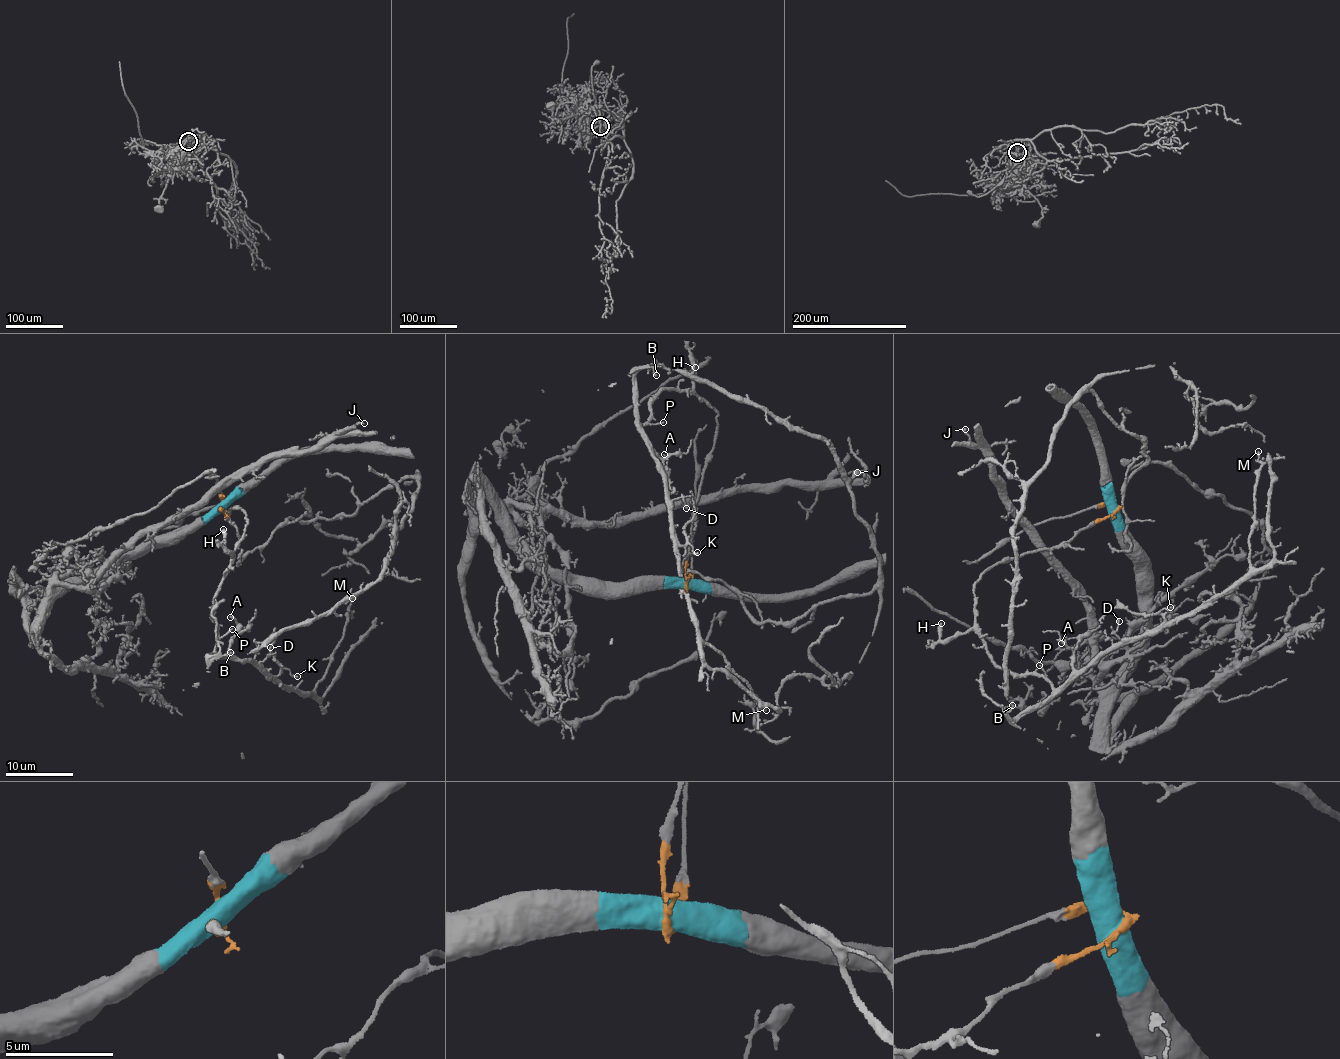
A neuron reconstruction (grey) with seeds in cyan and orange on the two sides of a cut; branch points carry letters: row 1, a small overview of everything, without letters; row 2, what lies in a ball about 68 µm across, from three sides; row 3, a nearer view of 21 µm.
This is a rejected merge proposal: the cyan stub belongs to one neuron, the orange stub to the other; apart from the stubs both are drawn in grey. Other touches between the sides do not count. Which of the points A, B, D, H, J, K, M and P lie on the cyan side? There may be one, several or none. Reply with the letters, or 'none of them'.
J

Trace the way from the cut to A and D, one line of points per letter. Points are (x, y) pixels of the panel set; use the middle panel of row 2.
A: (687, 585), (684, 562), (718, 413), (688, 388), (662, 390), (651, 419), (639, 426), (665, 471), (663, 455)
D: (687, 585), (684, 562), (716, 410), (688, 388), (662, 390), (641, 435), (666, 494), (686, 507)

